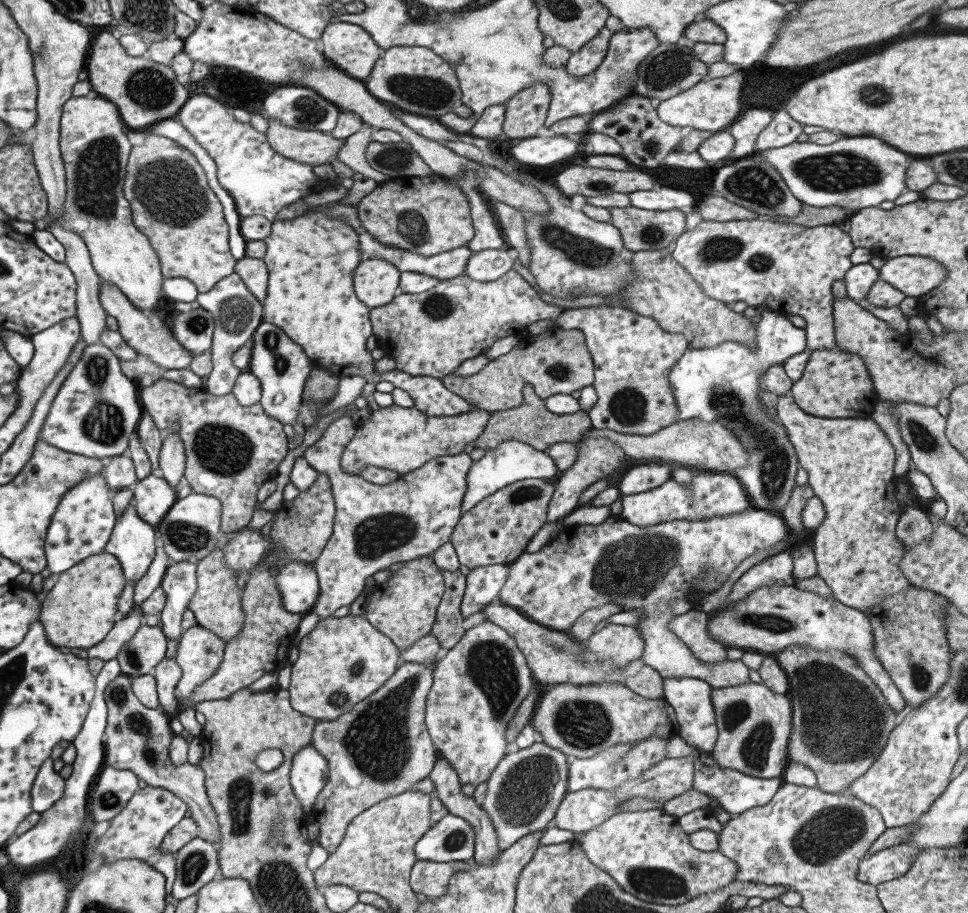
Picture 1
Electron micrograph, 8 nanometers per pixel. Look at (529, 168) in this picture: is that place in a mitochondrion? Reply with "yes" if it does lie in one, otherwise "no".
no

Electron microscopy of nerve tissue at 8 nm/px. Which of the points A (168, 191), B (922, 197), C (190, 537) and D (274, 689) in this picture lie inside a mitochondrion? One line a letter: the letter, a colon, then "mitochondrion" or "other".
A: mitochondrion
B: other
C: mitochondrion
D: other

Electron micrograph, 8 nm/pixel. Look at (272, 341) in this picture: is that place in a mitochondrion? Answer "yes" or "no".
yes

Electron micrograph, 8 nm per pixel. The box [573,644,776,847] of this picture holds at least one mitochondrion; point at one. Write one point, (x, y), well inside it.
(734, 713)

